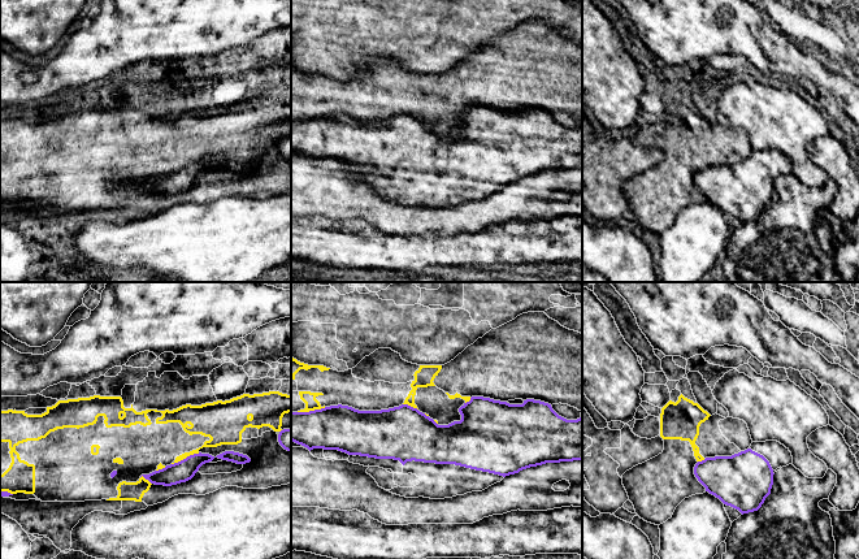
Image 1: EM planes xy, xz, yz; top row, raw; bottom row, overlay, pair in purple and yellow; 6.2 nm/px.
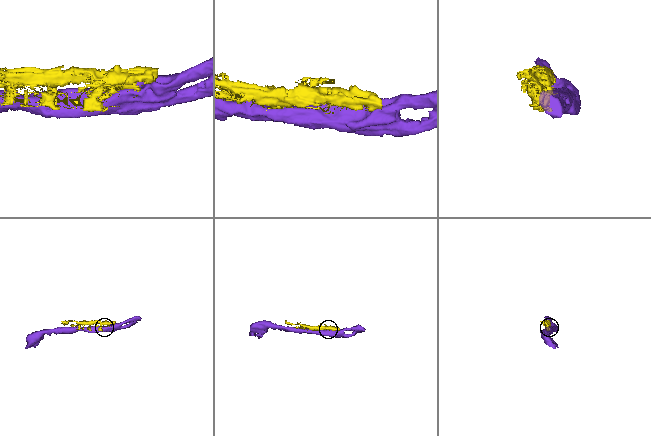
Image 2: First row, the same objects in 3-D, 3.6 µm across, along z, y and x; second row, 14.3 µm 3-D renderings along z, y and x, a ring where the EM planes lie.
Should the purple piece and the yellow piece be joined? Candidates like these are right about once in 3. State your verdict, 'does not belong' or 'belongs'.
does not belong

